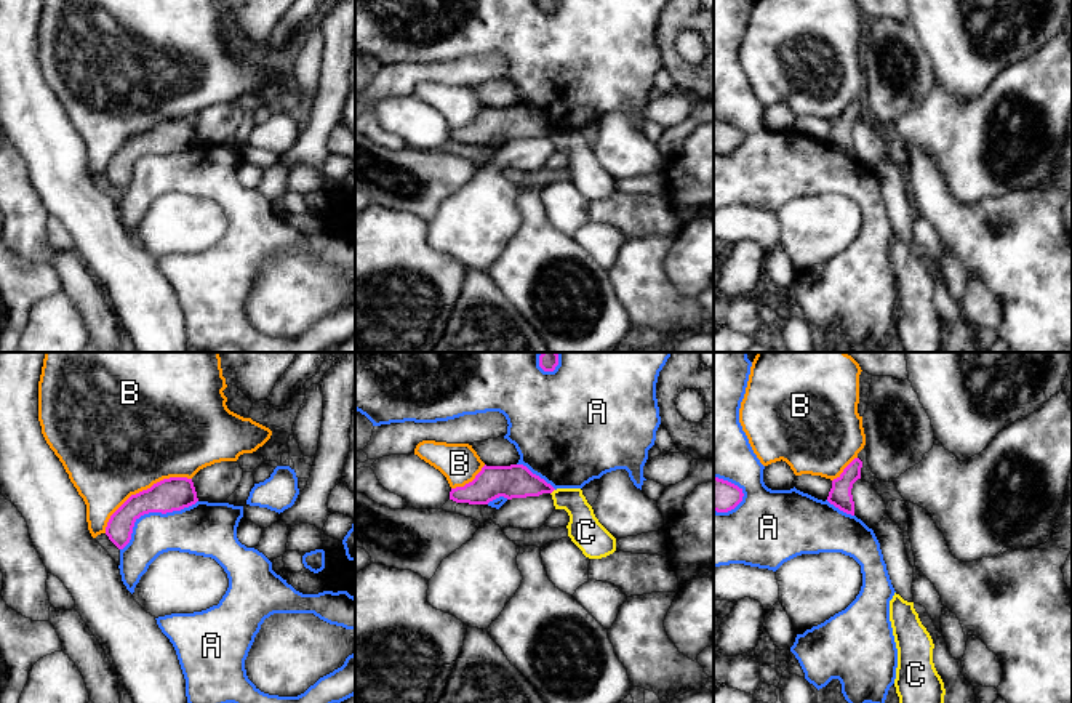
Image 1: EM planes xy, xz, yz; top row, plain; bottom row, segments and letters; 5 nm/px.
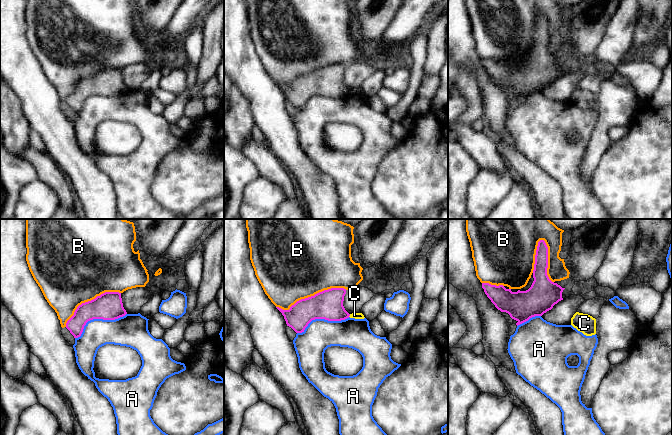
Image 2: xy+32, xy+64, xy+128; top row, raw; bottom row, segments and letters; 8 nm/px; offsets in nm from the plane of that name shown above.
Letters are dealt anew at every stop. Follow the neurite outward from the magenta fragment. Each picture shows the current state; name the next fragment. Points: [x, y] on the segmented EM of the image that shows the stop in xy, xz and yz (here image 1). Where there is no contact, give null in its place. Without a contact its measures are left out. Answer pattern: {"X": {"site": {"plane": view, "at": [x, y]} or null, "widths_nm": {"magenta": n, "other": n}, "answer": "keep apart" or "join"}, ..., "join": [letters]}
{"A": {"site": {"plane": "xy", "at": [152, 511]}, "widths_nm": {"magenta": 170, "other": 260}, "answer": "keep apart"}, "B": {"site": {"plane": "xy", "at": [143, 490]}, "widths_nm": {"magenta": 170, "other": 500}, "answer": "keep apart"}, "C": {"site": {"plane": "xz", "at": [552, 490]}, "widths_nm": {"magenta": 170, "other": 160}, "answer": "keep apart"}, "join": []}

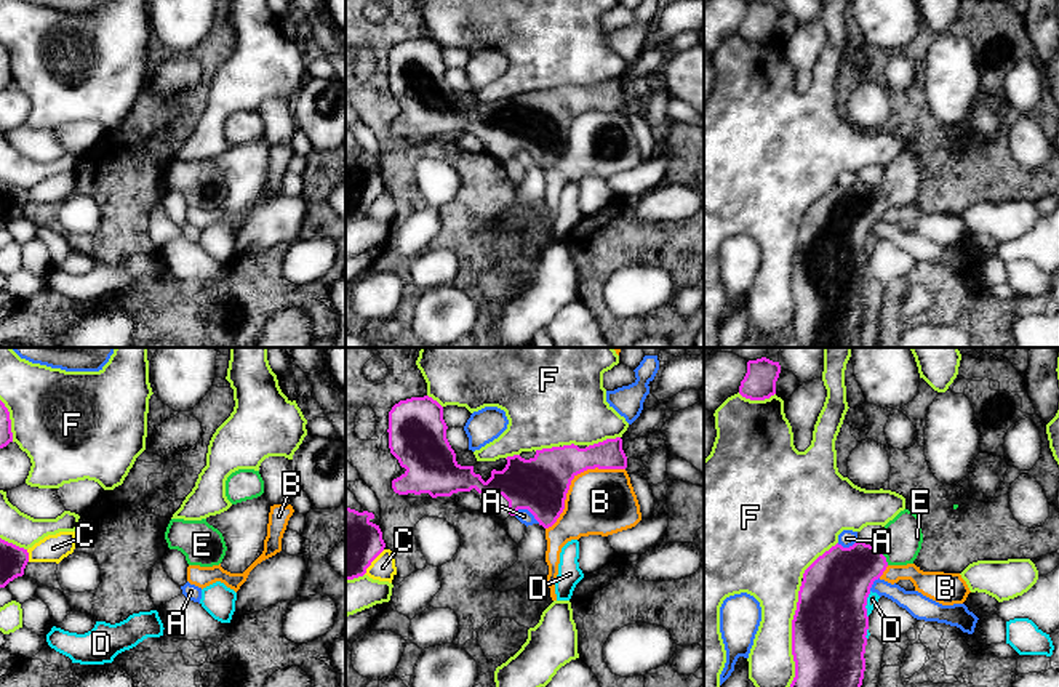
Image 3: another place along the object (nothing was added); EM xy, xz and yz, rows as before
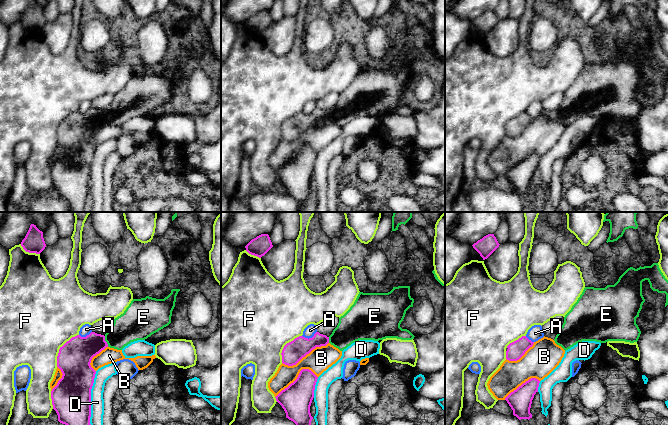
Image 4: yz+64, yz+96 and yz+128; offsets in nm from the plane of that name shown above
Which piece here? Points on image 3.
{"A": {"site": {"plane": "xz", "at": [527, 508]}, "widths_nm": {"magenta": 280, "other": 70}, "answer": "keep apart"}, "B": {"site": {"plane": "xz", "at": [573, 478]}, "widths_nm": {"magenta": 280, "other": 340}, "answer": "keep apart"}, "C": {"site": {"plane": "xz", "at": [371, 561]}, "widths_nm": {"magenta": 320, "other": 120}, "answer": "keep apart"}, "D": {"site": {"plane": "yz", "at": [866, 604]}, "widths_nm": {"magenta": 380, "other": 60}, "answer": "keep apart"}, "E": {"site": {"plane": "yz", "at": [883, 556]}, "widths_nm": {"magenta": 320, "other": 200}, "answer": "join"}, "F": {"site": {"plane": "yz", "at": [792, 634]}, "widths_nm": {"magenta": 380, "other": 220}, "answer": "keep apart"}, "join": ["E"]}

